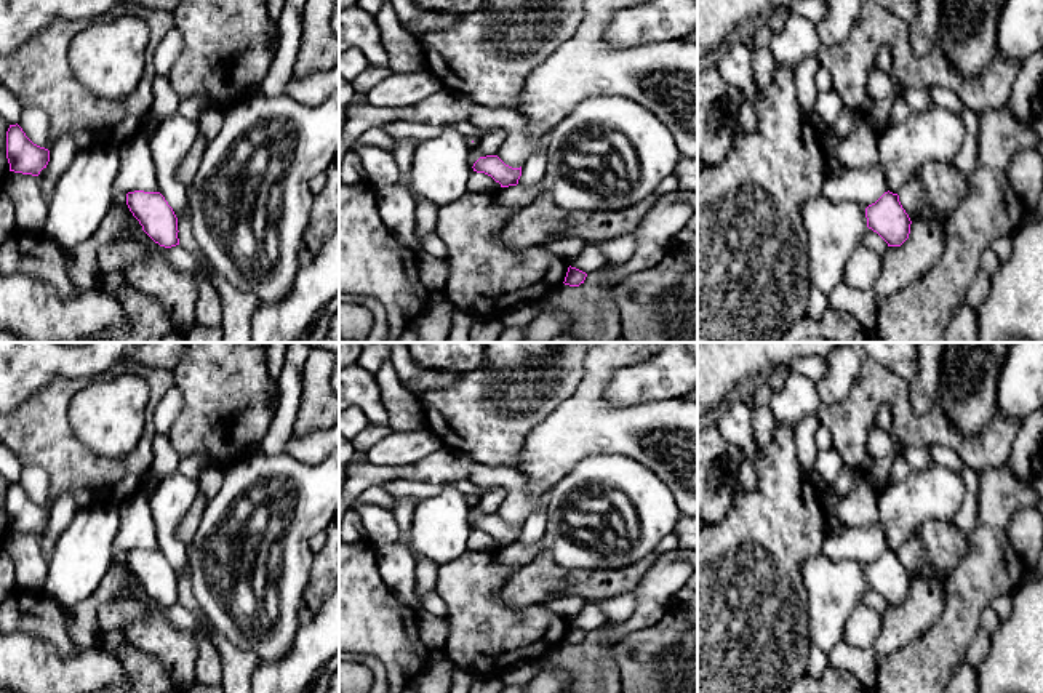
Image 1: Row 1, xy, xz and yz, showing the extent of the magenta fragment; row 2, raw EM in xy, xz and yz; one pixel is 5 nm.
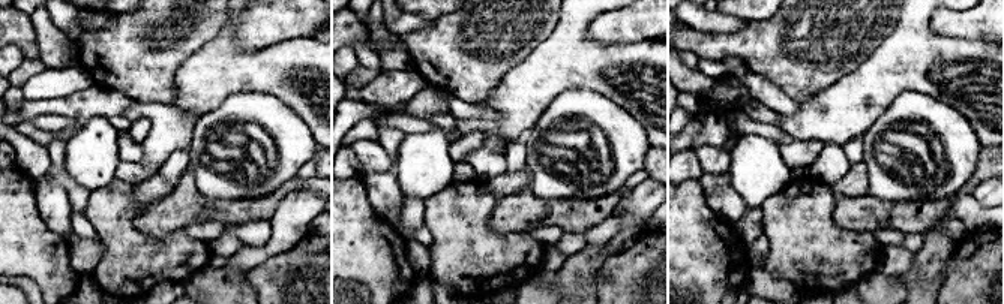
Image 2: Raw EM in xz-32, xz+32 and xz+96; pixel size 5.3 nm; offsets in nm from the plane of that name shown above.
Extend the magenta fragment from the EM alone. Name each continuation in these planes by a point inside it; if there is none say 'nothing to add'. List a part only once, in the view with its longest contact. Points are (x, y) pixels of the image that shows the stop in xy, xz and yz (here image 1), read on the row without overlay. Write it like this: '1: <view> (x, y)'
nothing to add

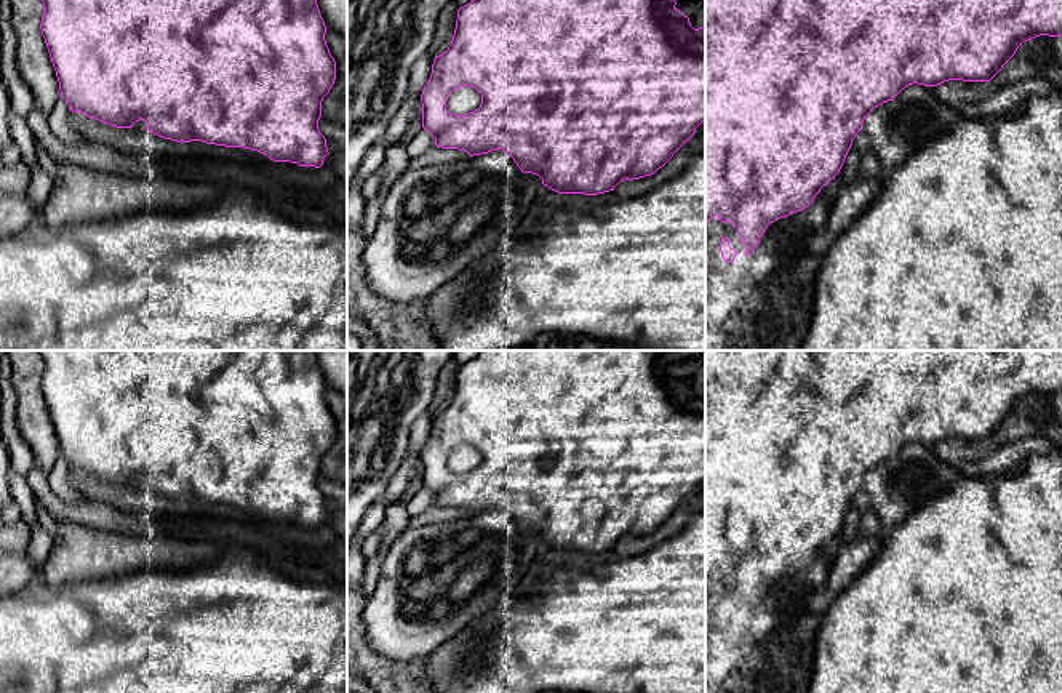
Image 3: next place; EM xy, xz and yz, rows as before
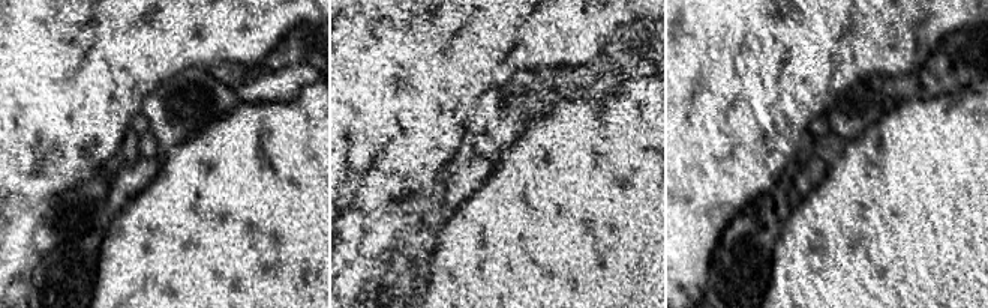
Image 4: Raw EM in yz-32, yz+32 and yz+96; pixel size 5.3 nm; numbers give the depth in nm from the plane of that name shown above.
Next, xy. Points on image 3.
nothing to add

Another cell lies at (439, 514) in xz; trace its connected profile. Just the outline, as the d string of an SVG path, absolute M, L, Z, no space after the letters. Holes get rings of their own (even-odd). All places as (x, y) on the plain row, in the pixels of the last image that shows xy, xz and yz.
M435 506L419 515L413 515L408 528L419 528L432 523L456 522L469 515L470 514L465 509Z

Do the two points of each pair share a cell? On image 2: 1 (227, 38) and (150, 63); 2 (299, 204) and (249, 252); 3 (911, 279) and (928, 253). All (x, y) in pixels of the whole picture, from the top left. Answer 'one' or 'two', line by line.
1: two
2: one
3: one

